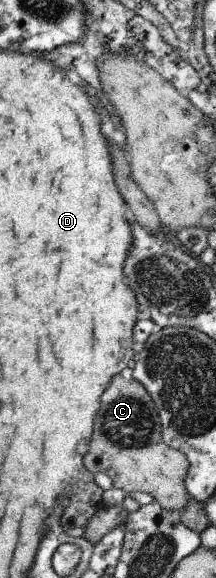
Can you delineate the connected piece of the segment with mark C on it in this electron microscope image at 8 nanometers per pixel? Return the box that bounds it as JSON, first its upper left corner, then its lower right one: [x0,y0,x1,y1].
[86,375,190,512]

